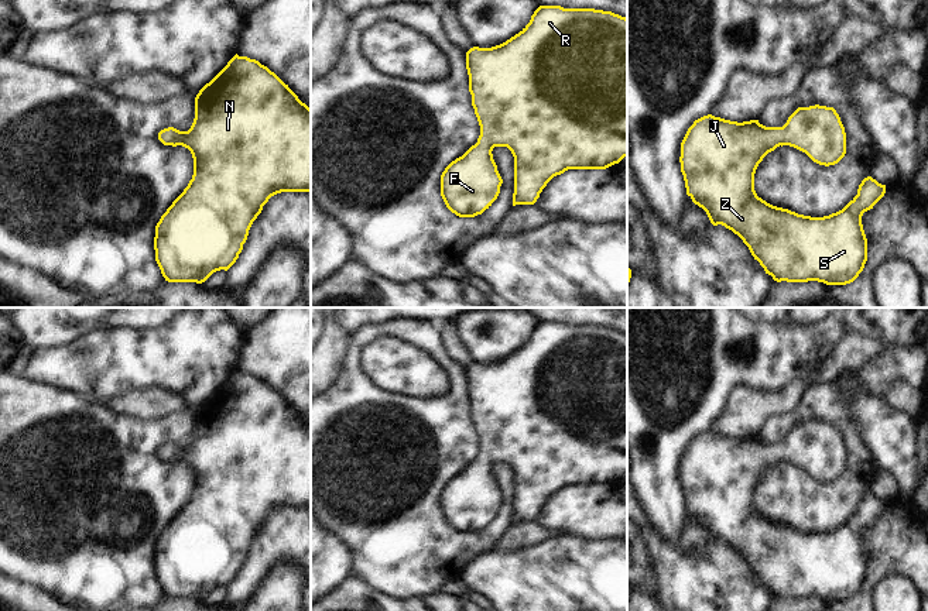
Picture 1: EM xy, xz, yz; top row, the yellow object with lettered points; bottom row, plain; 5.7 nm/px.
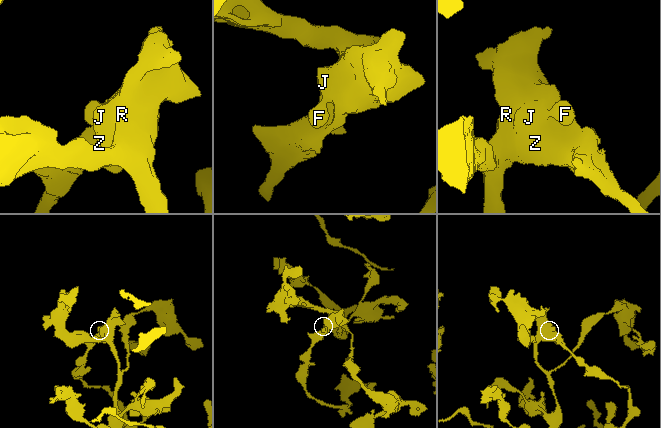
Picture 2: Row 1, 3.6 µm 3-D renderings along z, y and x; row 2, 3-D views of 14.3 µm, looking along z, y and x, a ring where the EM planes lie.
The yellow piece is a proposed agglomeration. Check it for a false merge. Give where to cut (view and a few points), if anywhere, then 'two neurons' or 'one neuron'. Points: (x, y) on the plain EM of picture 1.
no cut; one neuron

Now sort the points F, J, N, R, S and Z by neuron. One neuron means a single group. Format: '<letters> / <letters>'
F J N R S Z

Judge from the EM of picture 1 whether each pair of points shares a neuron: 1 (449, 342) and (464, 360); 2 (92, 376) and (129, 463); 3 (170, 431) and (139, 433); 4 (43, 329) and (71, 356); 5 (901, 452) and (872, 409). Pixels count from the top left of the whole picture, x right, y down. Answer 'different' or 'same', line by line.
1: same
2: different
3: same
4: different
5: same

